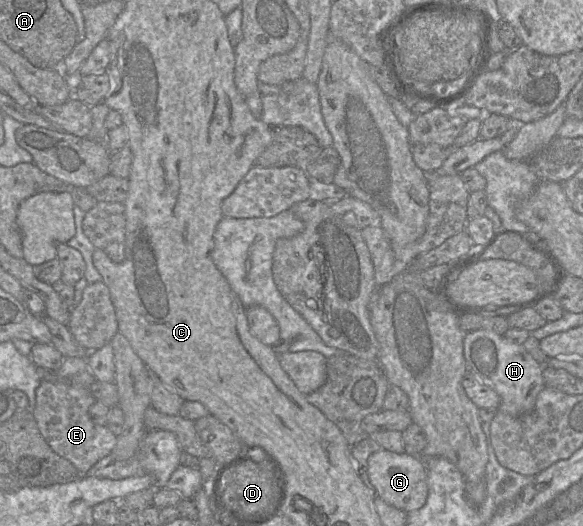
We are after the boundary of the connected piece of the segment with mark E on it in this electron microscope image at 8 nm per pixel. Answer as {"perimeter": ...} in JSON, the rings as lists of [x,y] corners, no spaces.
{"perimeter":[[[64,358],[56,375],[55,380],[41,379],[32,415],[49,447],[71,462],[80,475],[86,475],[95,463],[111,453],[117,437],[106,425],[95,424],[89,417],[88,410],[96,401],[90,387],[96,379],[87,365],[87,358]]]}

